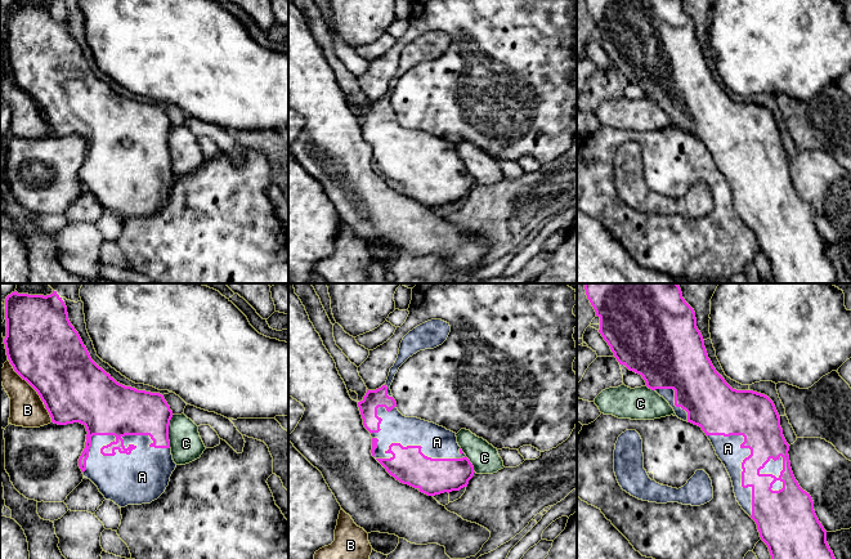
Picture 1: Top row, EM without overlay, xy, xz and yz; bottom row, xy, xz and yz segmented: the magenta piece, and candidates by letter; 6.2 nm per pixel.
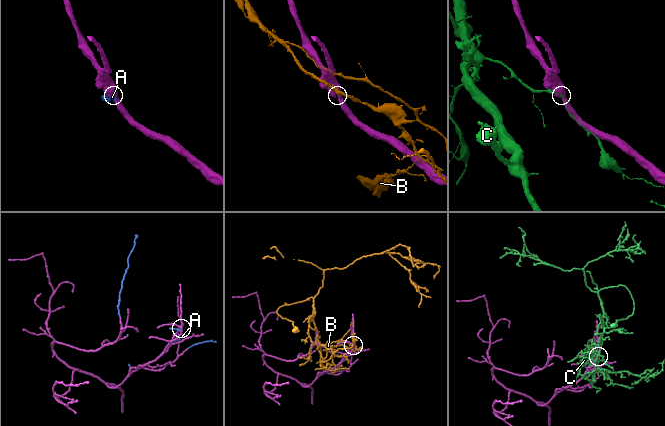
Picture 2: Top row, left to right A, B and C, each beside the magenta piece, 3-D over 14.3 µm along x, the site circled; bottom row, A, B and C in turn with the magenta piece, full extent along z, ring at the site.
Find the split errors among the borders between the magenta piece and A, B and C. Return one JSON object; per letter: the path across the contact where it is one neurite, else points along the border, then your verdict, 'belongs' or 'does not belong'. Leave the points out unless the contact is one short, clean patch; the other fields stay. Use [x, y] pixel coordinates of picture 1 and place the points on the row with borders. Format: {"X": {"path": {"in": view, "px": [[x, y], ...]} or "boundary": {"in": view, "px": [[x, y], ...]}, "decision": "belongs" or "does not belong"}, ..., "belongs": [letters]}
{"A": {"decision": "belongs"}, "B": {"decision": "does not belong"}, "C": {"decision": "does not belong"}, "belongs": ["A"]}

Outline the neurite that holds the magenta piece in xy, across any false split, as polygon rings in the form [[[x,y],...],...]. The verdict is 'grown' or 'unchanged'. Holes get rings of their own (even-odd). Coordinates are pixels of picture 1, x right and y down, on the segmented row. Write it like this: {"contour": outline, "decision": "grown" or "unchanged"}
{"contour": [[[54,290],[46,296],[12,292],[5,299],[5,319],[8,359],[14,371],[37,392],[51,422],[80,422],[86,428],[85,448],[79,459],[84,477],[98,487],[106,500],[120,507],[157,500],[176,468],[169,441],[173,411],[164,395],[125,386],[99,367]]], "decision": "grown"}

